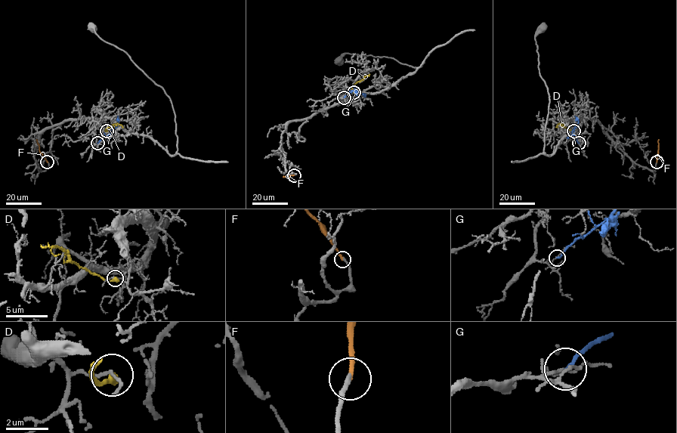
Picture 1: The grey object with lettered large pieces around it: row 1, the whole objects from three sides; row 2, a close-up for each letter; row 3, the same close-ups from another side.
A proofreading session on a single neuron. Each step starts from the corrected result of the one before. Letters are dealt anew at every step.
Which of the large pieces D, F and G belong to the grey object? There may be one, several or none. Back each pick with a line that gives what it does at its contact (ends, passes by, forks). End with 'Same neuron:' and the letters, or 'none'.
F: it ends
Same neuron: F

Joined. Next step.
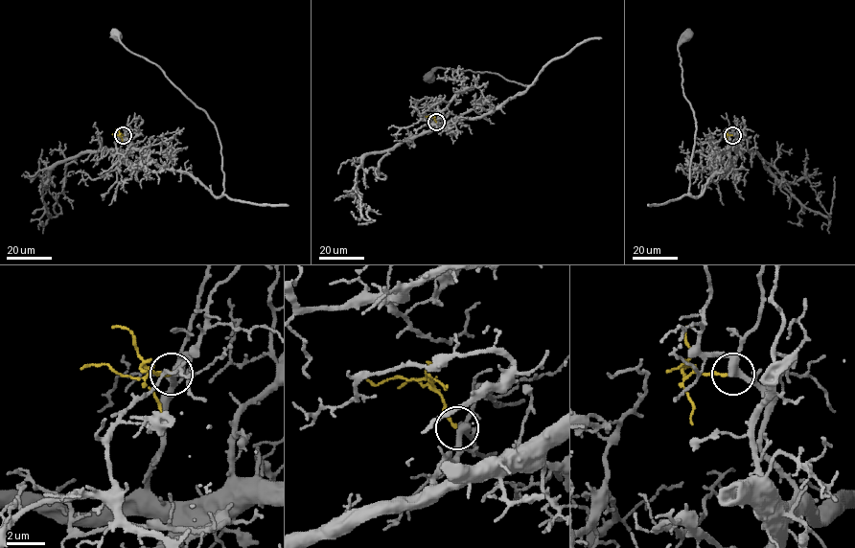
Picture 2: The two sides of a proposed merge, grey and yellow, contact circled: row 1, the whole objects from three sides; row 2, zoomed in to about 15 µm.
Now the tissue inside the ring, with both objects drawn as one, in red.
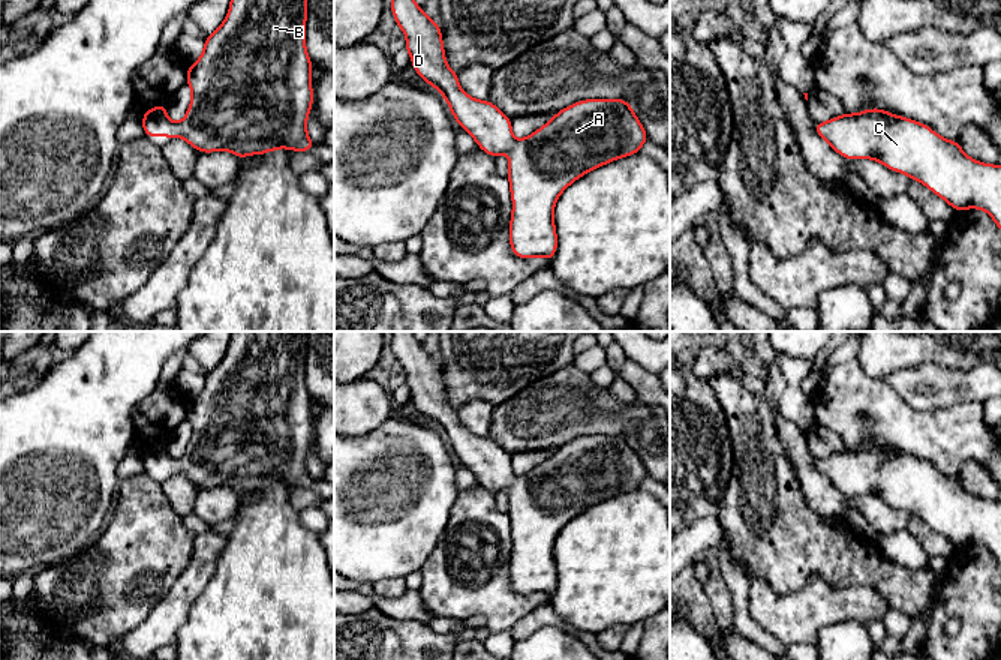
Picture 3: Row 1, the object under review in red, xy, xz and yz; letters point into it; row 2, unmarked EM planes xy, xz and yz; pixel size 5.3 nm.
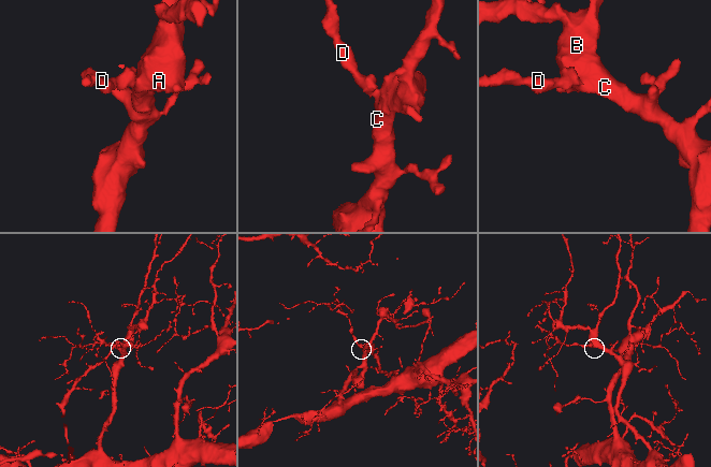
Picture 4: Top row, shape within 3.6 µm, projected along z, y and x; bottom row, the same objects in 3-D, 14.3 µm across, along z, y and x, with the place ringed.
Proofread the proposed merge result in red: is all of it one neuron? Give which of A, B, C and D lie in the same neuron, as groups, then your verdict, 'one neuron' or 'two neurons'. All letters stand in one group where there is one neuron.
groups A B C D; one neuron

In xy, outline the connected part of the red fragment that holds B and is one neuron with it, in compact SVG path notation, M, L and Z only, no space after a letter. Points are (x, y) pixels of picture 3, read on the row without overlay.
M231 332L226 354L204 376L201 393L187 404L186 420L192 424L192 436L184 454L171 458L166 452L168 440L145 446L141 458L144 472L181 472L201 489L225 486L238 495L277 484L310 489L315 482L307 471L307 453L313 441L313 399L306 386L306 356L307 332Z

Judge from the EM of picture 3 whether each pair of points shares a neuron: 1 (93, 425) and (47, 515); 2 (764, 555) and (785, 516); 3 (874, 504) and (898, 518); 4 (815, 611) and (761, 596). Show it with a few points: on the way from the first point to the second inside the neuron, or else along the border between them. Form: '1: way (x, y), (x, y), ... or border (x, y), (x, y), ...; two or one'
1: way (71, 447), (47, 471), (47, 492); one
2: way (773, 546), (776, 543), (776, 525); one
3: way (880, 510), (887, 518), (892, 518); one
4: way (802, 611), (775, 609); one

